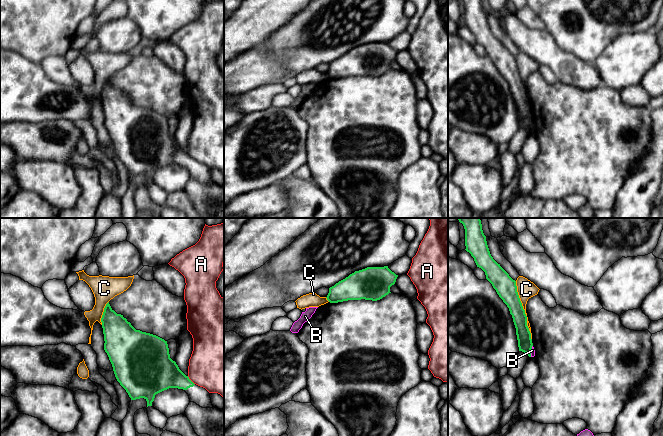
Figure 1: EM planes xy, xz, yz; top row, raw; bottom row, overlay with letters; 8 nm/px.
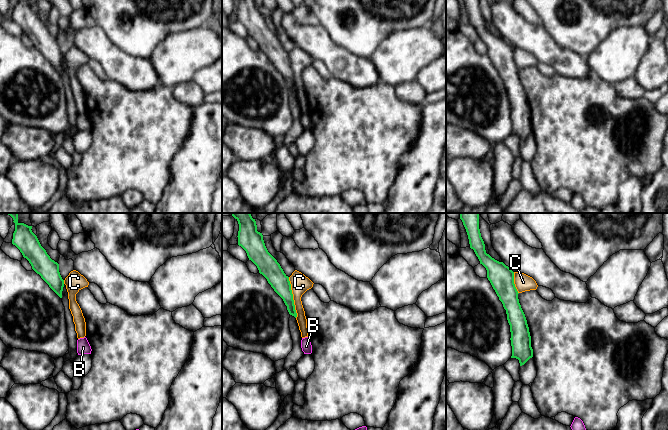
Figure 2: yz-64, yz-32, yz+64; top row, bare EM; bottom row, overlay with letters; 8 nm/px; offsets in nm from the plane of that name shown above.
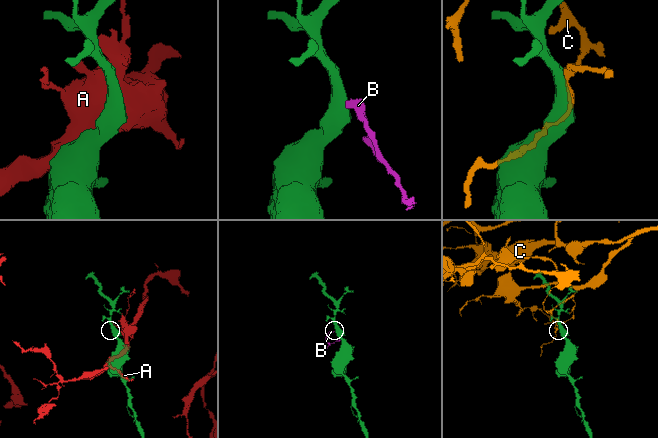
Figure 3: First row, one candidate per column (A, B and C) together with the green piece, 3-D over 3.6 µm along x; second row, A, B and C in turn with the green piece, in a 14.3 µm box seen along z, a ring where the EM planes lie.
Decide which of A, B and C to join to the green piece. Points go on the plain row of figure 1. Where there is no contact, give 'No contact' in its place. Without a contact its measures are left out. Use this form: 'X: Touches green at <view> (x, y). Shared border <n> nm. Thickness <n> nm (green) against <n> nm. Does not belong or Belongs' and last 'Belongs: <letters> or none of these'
A: Touches green at xy (190, 156). Shared border 90 nm. Thickness 280 nm (green) against 440 nm. Does not belong
B: Touches green at yz (530, 127). Shared border 100 nm. Thickness 120 nm (green) against 30 nm. Does not belong
C: Touches green at yz (524, 86). Shared border 480 nm. Thickness 170 nm (green) against 150 nm. Does not belong
Belongs: none of these

